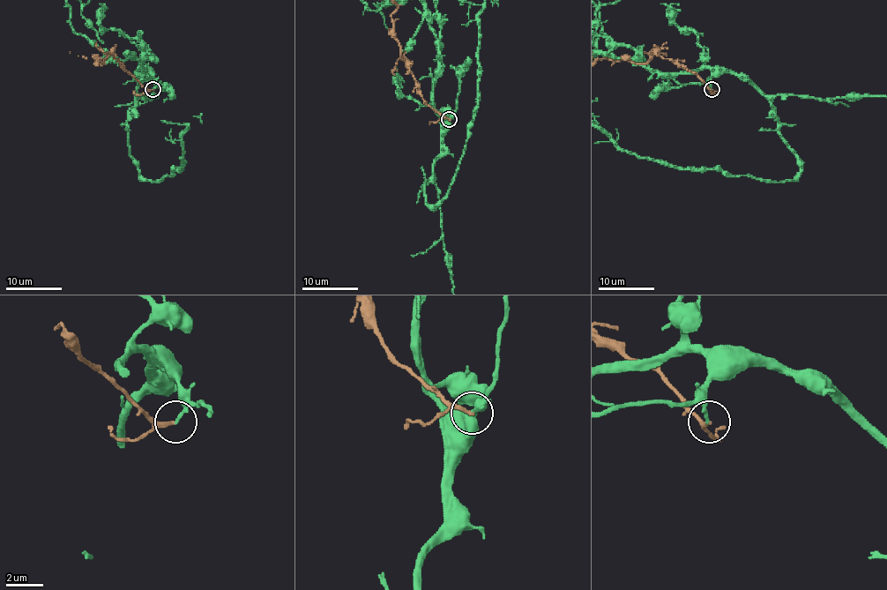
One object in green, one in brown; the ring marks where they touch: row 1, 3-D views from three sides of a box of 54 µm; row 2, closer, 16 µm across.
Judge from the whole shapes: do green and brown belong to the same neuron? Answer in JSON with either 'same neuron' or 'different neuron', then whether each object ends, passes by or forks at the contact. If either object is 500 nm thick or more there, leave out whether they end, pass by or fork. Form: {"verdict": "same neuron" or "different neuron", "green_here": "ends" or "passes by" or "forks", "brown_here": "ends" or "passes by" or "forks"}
{"verdict": "different neuron", "green_here": "ends", "brown_here": "ends"}

